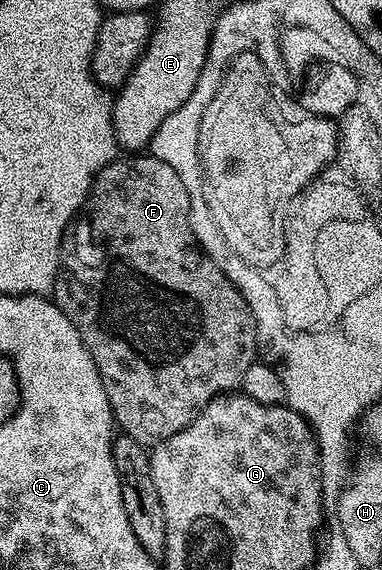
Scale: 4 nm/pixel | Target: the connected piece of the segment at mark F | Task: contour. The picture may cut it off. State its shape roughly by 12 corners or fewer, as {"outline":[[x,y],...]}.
{"outline":[[150,153],[100,169],[53,301],[150,449],[257,361]]}

